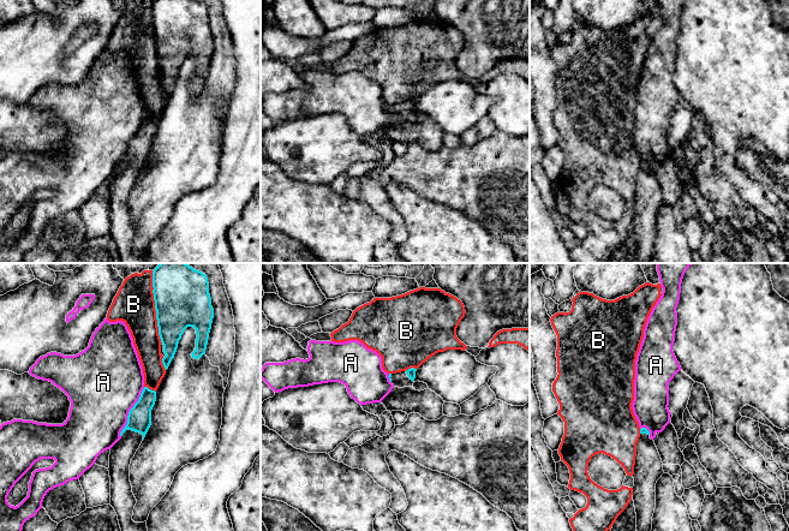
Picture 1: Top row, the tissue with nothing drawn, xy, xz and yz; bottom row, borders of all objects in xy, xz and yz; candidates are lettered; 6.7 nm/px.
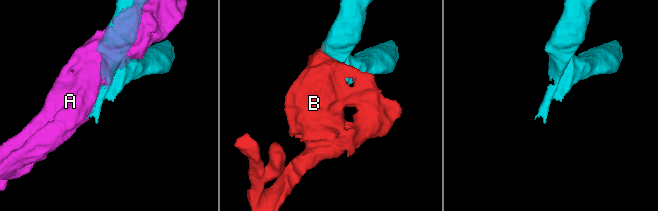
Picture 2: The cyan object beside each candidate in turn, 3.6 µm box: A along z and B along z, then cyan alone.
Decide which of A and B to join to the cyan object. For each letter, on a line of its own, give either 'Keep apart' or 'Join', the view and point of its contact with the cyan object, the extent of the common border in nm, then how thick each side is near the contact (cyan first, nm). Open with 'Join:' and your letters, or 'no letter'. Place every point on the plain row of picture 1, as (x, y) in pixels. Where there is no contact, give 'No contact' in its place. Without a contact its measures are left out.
Join: no letter
A: Keep apart. Touches cyan at xy (129, 143). Shared border 380 nm. Thickness 160 nm (cyan) against 480 nm
B: Keep apart. Touches cyan at xy (155, 39). Shared border 480 nm. Thickness 380 nm (cyan) against 280 nm

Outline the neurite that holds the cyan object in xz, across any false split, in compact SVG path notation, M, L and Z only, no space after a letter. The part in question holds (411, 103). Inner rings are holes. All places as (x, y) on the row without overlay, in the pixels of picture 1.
M411 99L406 102L389 105L389 112L394 115L394 118L404 119L404 118L412 118L416 109L417 100Z

